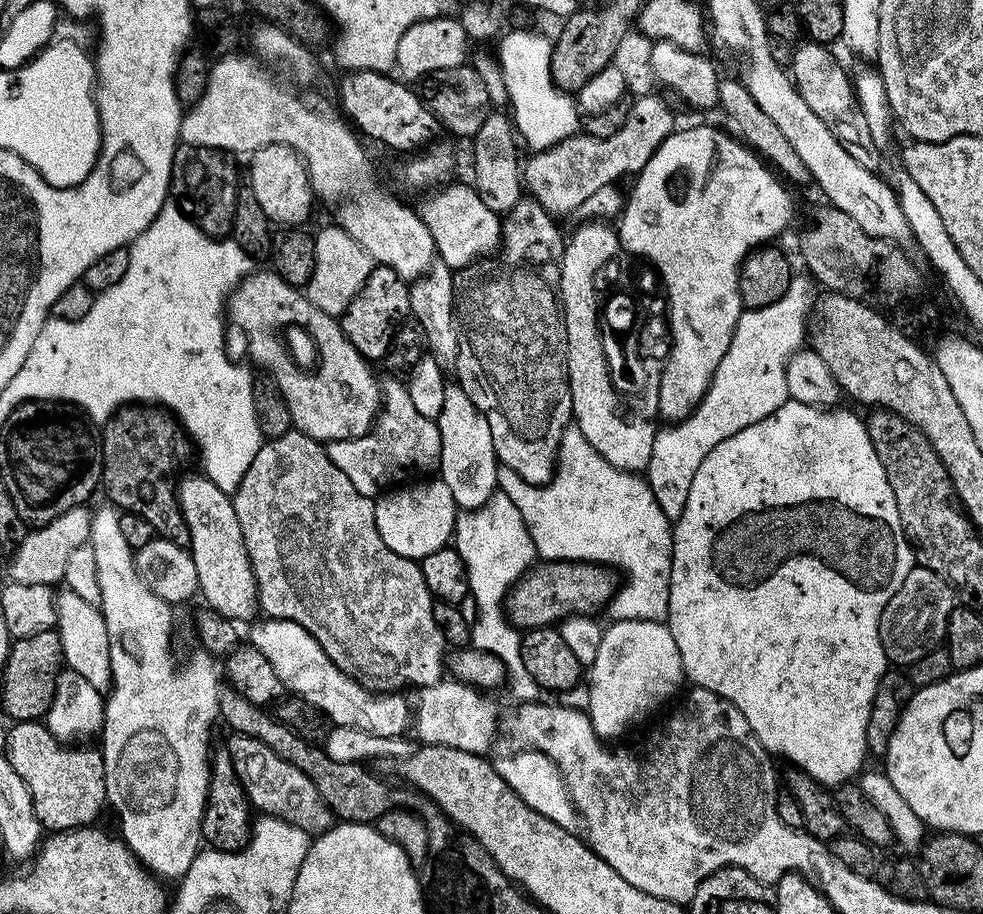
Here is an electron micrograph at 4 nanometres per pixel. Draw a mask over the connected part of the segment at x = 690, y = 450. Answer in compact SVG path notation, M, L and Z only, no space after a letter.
M796 274L778 302L741 311L730 346L722 362L718 362L718 370L704 399L687 418L657 431L646 479L669 522L680 519L686 498L690 498L690 482L694 482L694 474L698 474L698 466L702 466L706 454L710 454L718 442L726 442L726 438L738 434L738 430L762 422L762 418L774 414L778 406L789 400L786 366L789 358L805 347L804 323L808 320L808 311L811 313L814 308L812 288L811 276Z

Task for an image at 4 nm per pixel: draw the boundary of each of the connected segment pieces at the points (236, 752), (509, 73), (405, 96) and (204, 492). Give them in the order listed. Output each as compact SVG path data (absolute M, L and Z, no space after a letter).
M229 735L226 747L232 759L232 768L236 771L236 778L251 807L257 813L266 816L277 816L288 824L293 824L309 834L319 834L333 827L334 817L326 802L314 790L314 782L298 770L290 762L278 758L270 746L266 746L258 738Z
M506 32L499 37L498 59L508 91L510 116L514 121L515 131L522 140L524 135L525 142L532 150L553 148L568 136L577 135L582 128L577 101L552 81L553 41L534 32Z
M349 71L345 76L348 77L340 84L339 107L357 133L366 134L396 152L415 153L431 145L435 141L432 139L442 132L440 120L407 83L396 78L391 80L391 75L382 72Z
M197 474L179 481L176 499L190 530L190 551L198 570L199 595L204 595L211 611L233 622L251 621L257 615L260 598L256 595L256 579L242 538L242 526L238 526L238 514L234 514L232 496L218 490L207 476Z

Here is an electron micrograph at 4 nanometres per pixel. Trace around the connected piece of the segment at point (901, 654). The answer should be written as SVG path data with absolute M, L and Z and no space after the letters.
M912 567L880 619L880 641L889 661L909 666L941 647L948 634L948 619L957 607L958 593L943 576L933 570Z

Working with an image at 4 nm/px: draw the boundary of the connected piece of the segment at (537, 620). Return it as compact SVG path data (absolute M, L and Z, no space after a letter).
M549 560L525 572L508 594L506 615L517 628L546 628L559 625L568 616L589 616L607 609L618 591L618 576L613 569L583 560Z

